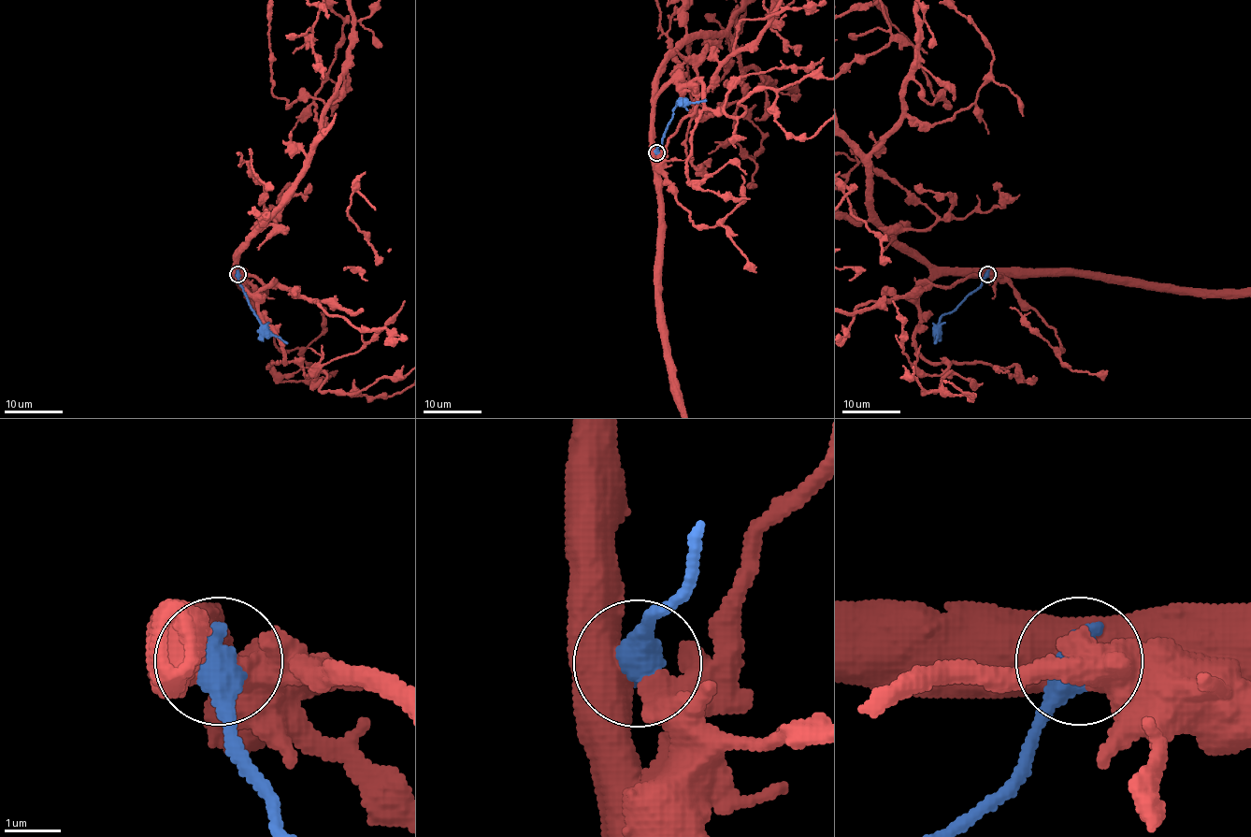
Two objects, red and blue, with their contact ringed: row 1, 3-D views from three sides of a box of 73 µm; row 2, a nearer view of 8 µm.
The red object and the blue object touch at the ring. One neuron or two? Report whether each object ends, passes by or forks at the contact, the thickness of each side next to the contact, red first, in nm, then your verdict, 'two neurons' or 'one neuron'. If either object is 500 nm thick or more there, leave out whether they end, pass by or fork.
750/600 nm | two neurons

